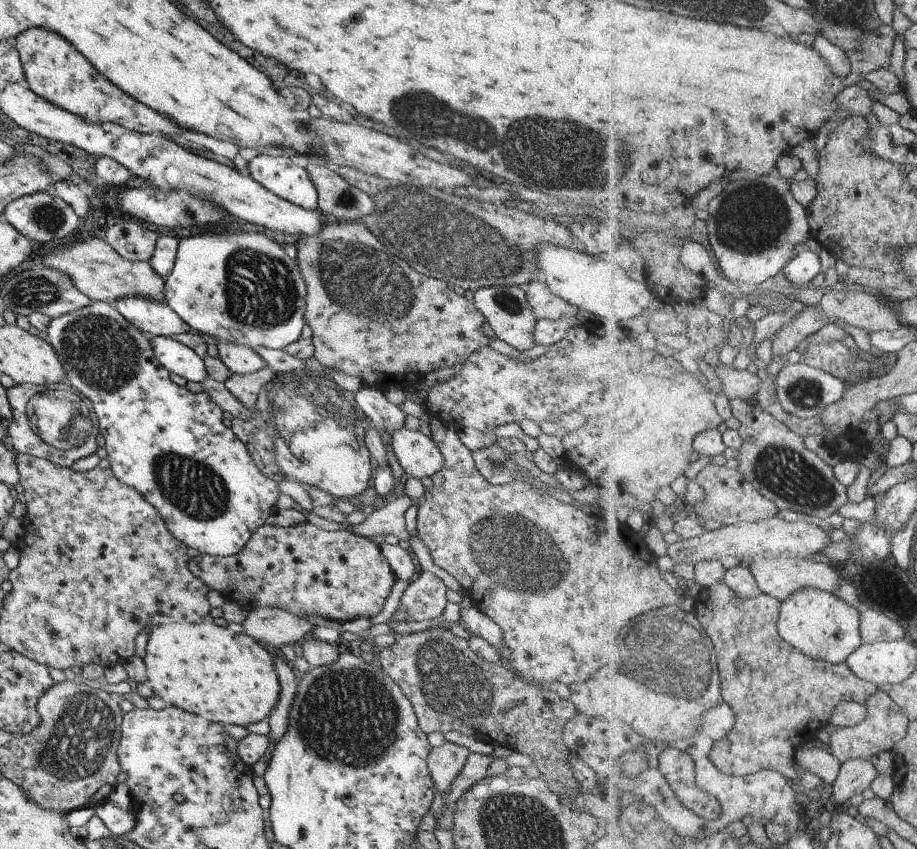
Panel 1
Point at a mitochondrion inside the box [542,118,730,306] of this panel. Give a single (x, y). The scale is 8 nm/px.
(625, 157)

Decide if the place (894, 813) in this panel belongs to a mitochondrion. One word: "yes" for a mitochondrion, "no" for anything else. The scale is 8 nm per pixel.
no

